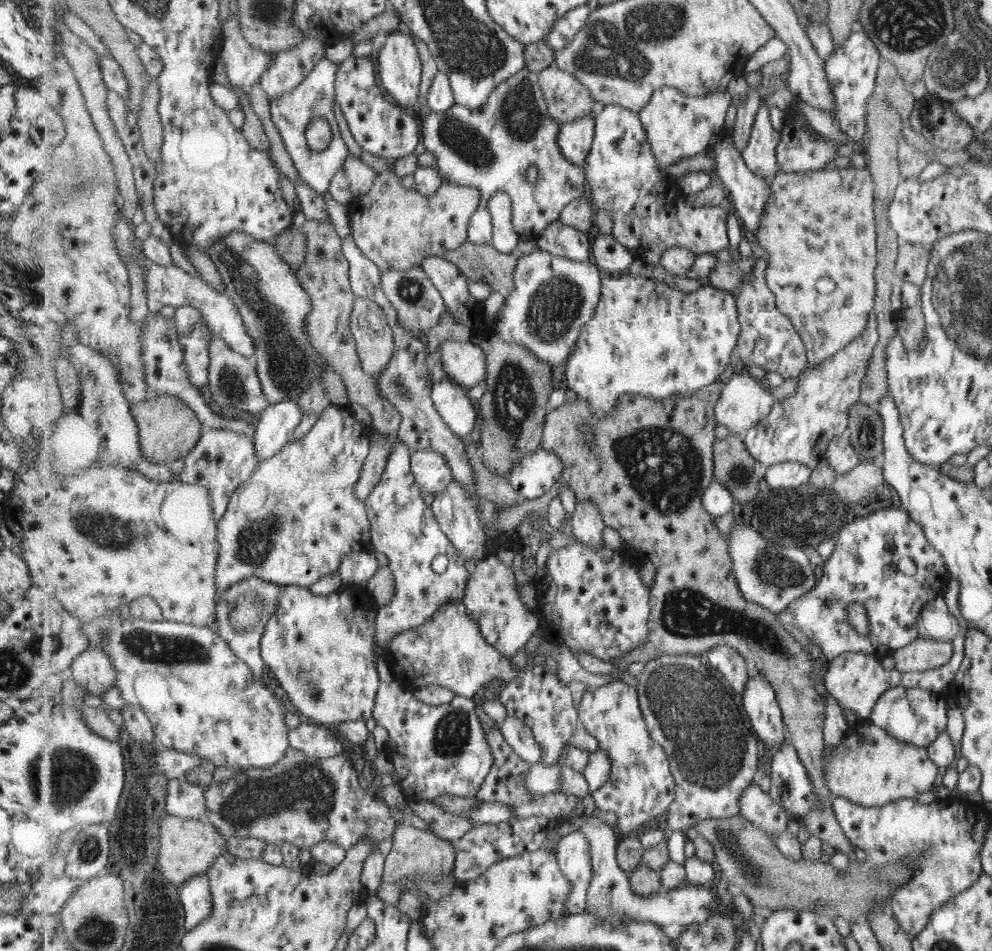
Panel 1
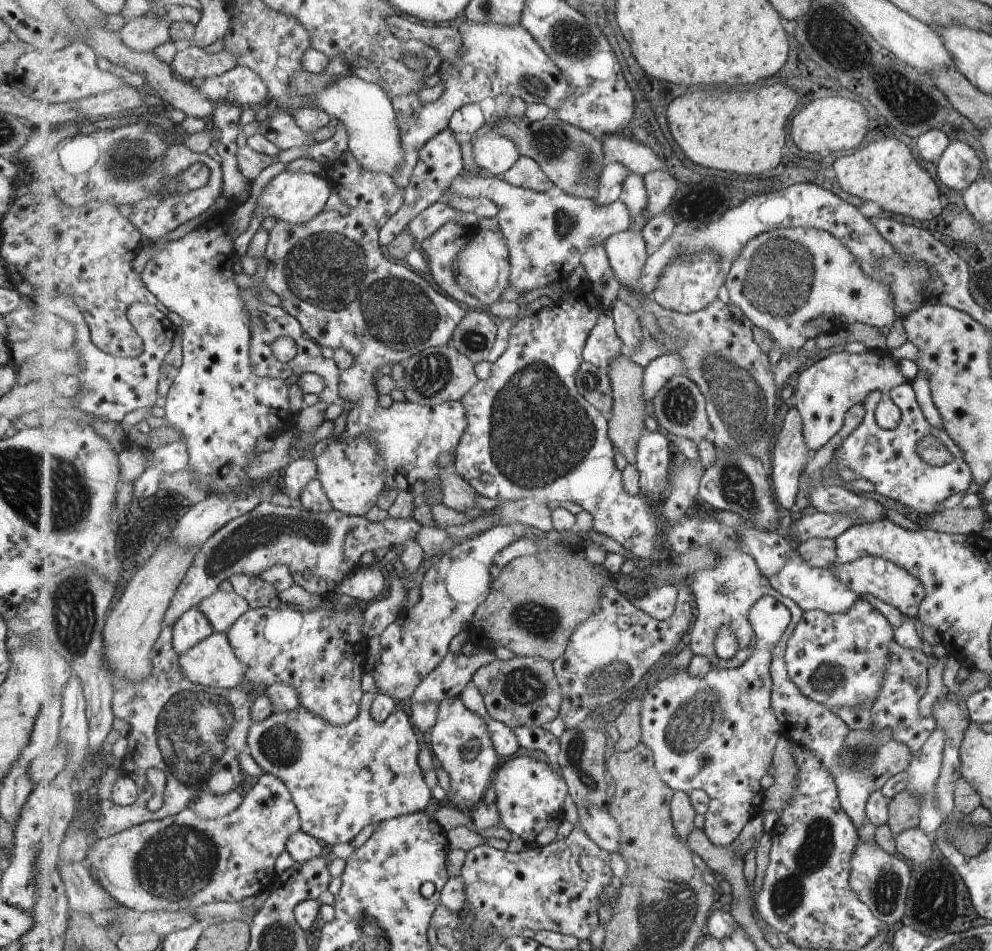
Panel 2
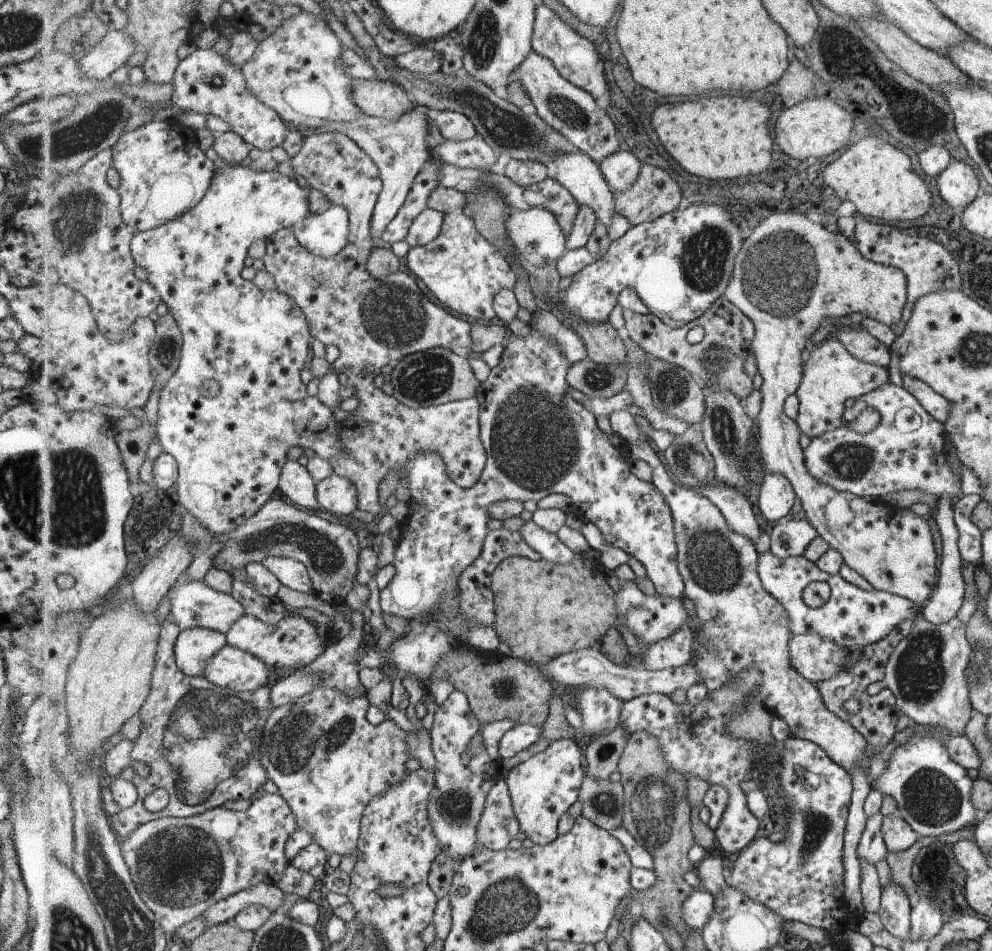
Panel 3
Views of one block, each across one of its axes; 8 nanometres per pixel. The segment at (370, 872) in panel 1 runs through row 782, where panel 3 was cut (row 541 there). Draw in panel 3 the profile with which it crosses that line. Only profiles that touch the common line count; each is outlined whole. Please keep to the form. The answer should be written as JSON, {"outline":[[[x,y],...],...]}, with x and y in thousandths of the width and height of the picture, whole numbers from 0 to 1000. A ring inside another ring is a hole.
{"outline":[[[272,526],[254,546],[237,557],[216,567],[224,570],[224,576],[215,588],[215,595],[231,600],[249,597],[251,592],[265,592],[269,586],[287,586],[303,590],[309,597],[316,613],[316,625],[337,638],[349,634],[358,616],[360,591],[365,577],[362,559],[348,551],[332,549],[324,543],[311,540],[287,526]]]}

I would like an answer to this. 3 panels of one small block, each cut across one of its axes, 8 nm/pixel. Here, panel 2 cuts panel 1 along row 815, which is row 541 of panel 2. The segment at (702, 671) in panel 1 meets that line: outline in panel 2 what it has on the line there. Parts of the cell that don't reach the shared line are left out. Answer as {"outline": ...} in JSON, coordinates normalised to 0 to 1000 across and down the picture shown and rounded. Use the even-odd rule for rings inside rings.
{"outline":[[[710,532],[700,533],[698,539],[690,543],[686,549],[682,549],[678,555],[671,557],[673,575],[680,583],[695,580],[697,576],[718,573],[721,580],[727,585],[727,591],[723,593],[723,597],[705,599],[701,606],[694,610],[702,628],[704,639],[704,647],[696,665],[696,681],[700,689],[713,690],[722,702],[741,703],[749,700],[757,692],[757,689],[761,688],[763,679],[762,665],[759,662],[758,653],[755,652],[759,637],[770,627],[779,627],[795,639],[797,656],[779,683],[779,694],[777,694],[777,715],[779,715],[777,742],[779,742],[783,757],[787,758],[789,762],[789,772],[801,783],[819,789],[820,793],[823,793],[826,799],[829,799],[830,803],[836,808],[836,812],[840,813],[848,848],[859,859],[866,874],[866,869],[872,864],[872,860],[875,860],[873,850],[876,839],[880,833],[889,830],[895,819],[913,810],[915,803],[919,801],[919,790],[915,783],[898,777],[886,787],[886,791],[882,791],[882,795],[880,795],[882,801],[880,801],[878,810],[866,812],[866,810],[856,810],[848,803],[848,789],[852,784],[852,778],[855,777],[857,763],[843,749],[811,732],[811,729],[807,728],[807,725],[803,723],[803,720],[797,715],[791,696],[791,686],[795,672],[802,664],[802,656],[805,656],[810,650],[811,641],[807,639],[806,635],[803,635],[803,632],[789,627],[787,623],[779,618],[776,608],[767,601],[759,584],[751,577],[748,571],[743,572],[743,569],[739,568],[738,558],[727,551],[726,547],[719,545],[714,535]],[[729,658],[737,658],[741,662],[741,669],[746,673],[744,688],[737,694],[727,694],[721,681],[723,667]]]}

